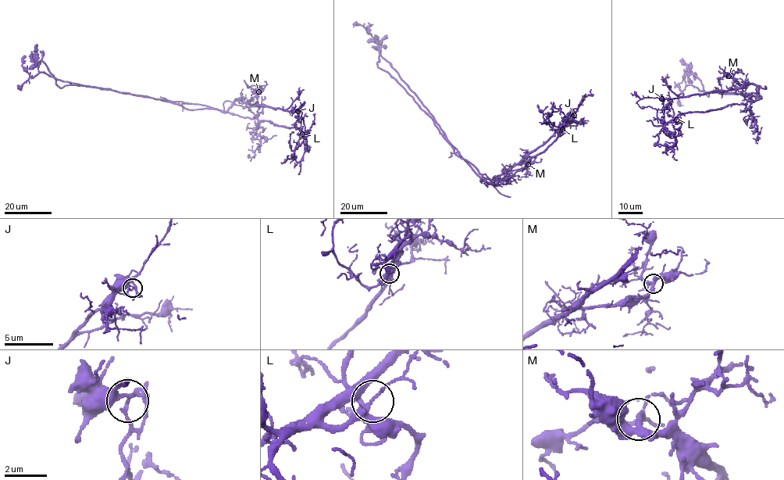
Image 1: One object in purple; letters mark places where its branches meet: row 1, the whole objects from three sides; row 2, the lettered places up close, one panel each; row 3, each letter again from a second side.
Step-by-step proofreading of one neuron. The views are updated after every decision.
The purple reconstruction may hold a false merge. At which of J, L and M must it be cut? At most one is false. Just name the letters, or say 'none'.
J

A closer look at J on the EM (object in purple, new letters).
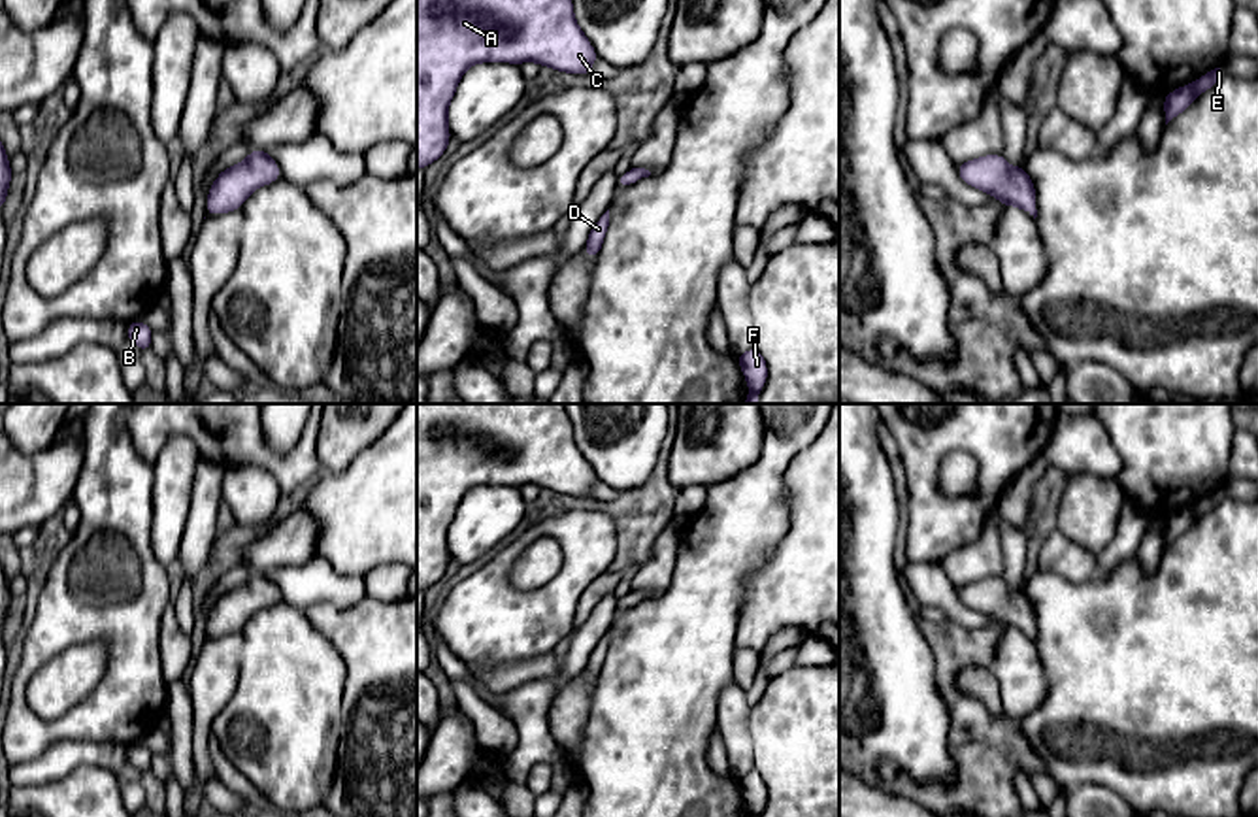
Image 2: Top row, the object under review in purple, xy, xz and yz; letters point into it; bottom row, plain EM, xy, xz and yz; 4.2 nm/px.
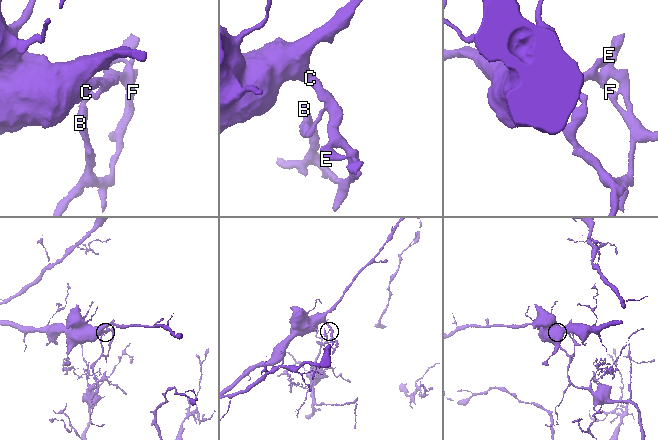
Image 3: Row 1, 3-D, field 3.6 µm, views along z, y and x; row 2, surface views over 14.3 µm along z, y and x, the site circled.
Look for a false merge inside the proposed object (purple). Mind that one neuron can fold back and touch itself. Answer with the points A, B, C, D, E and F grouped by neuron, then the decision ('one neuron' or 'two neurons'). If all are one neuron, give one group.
groups A C / B D E F; two neurons

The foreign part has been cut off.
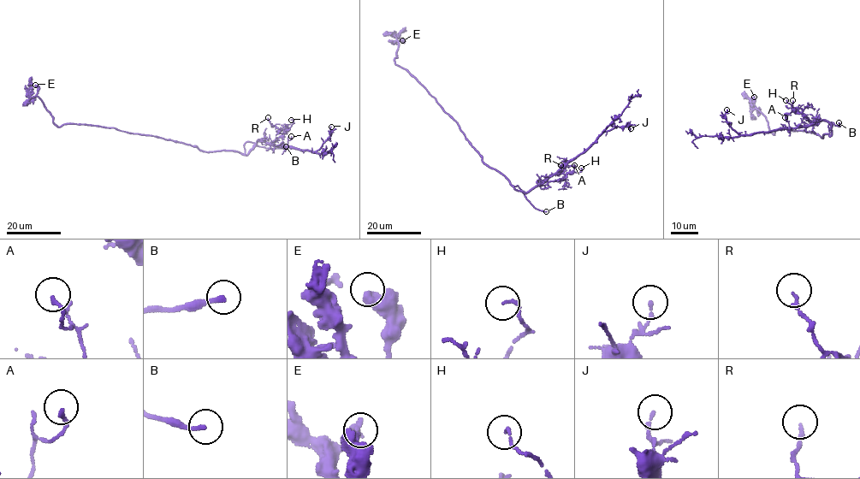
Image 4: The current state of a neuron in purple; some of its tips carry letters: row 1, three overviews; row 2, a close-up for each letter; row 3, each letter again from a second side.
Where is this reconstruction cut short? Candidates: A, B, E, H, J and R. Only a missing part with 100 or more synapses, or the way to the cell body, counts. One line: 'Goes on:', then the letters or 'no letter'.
Goes on: B

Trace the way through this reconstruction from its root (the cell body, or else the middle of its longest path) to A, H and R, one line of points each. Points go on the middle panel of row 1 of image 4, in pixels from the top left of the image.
A: (488, 167), (499, 171), (516, 189), (526, 192), (546, 182), (562, 168), (574, 165)
H: (488, 167), (499, 171), (516, 189), (526, 192), (544, 182), (579, 172), (581, 168)
R: (488, 167), (499, 171), (516, 189), (526, 192), (544, 182), (565, 177), (565, 169), (562, 171), (560, 165)

